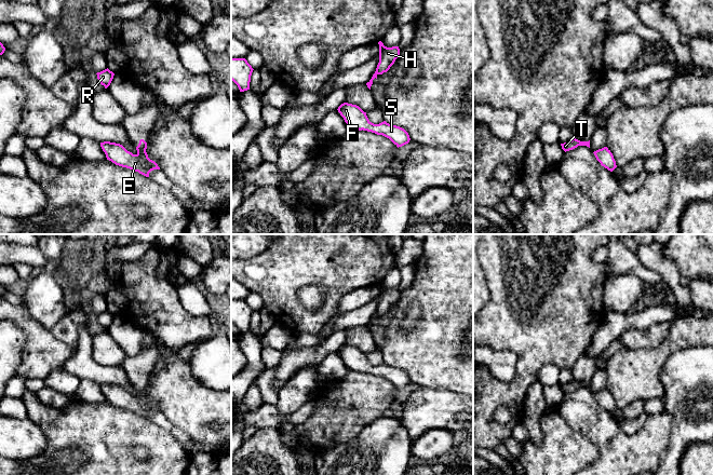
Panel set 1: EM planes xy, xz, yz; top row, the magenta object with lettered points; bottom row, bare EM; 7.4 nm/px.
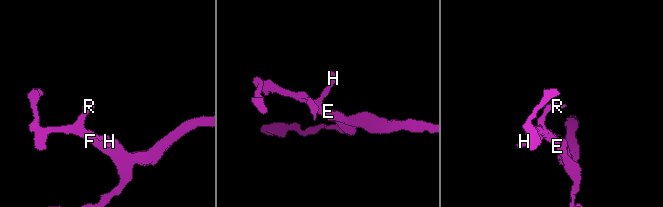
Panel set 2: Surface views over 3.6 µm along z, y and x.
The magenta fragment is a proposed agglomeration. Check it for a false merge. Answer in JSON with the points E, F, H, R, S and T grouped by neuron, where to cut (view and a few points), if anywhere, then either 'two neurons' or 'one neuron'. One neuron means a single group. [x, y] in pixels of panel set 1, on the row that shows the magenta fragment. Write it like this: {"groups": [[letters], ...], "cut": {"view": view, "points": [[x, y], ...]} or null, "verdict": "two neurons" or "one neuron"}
{"groups": [["E", "F", "H", "R", "S", "T"]], "cut": null, "verdict": "one neuron"}

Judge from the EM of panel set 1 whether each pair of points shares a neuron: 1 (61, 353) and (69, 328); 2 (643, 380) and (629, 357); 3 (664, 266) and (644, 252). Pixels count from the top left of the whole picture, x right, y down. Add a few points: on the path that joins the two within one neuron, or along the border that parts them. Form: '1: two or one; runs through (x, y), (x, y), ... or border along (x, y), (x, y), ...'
1: two; border along (50, 330), (57, 339), (76, 350)
2: one; runs through (637, 375), (629, 366), (629, 363)
3: one; runs through (659, 263), (649, 255)

